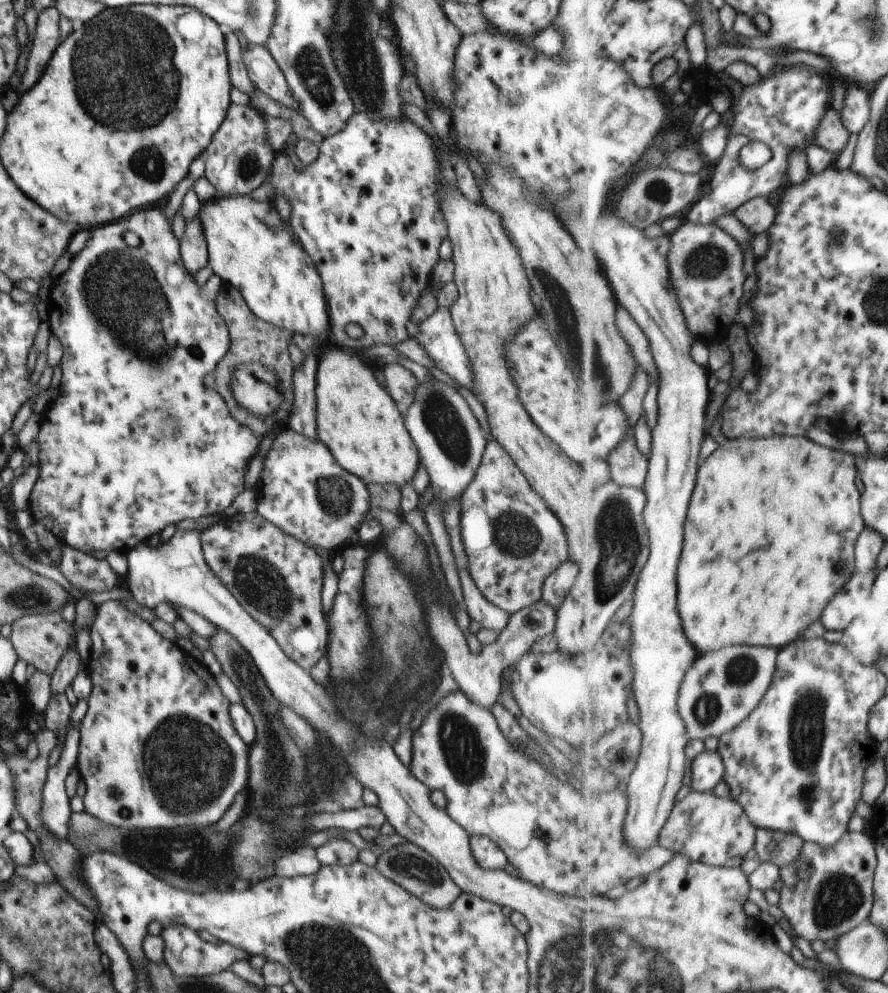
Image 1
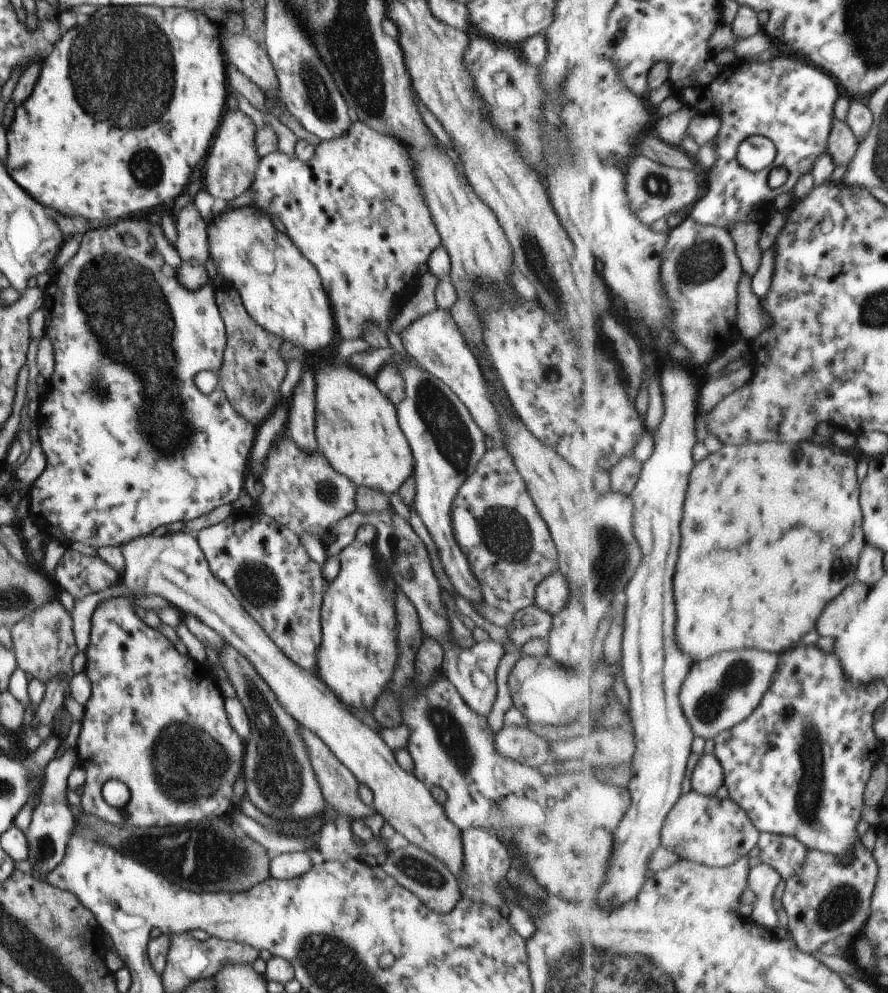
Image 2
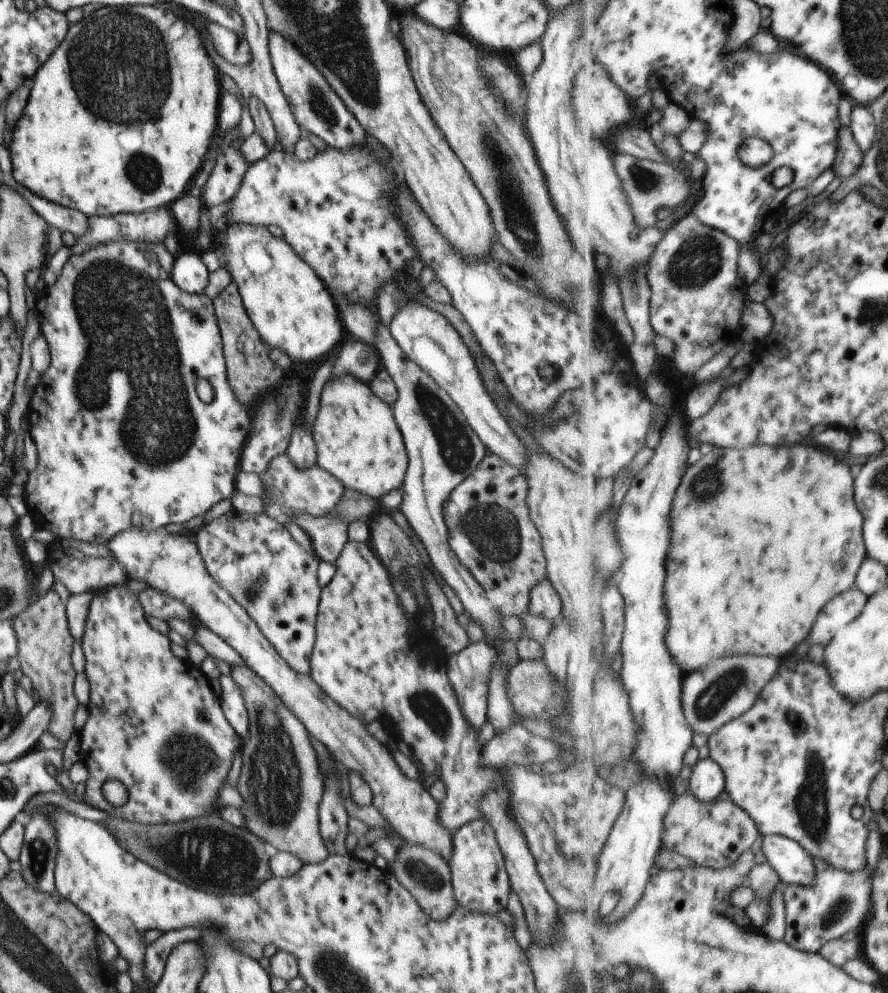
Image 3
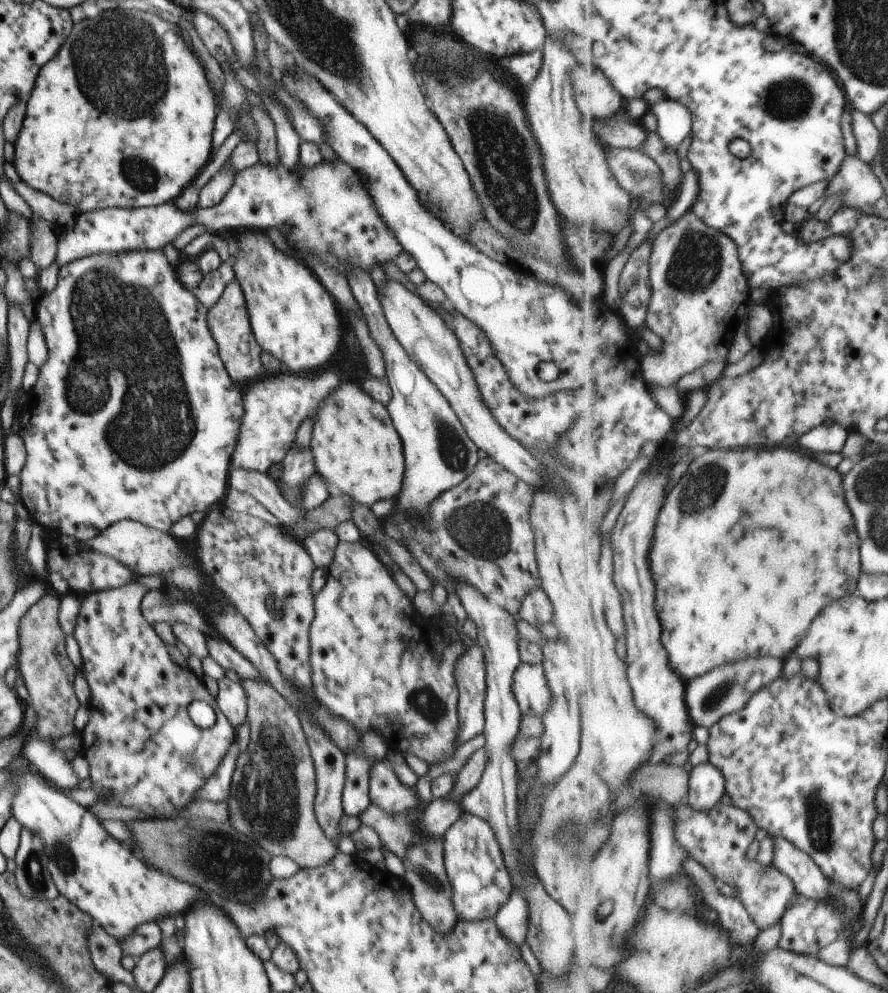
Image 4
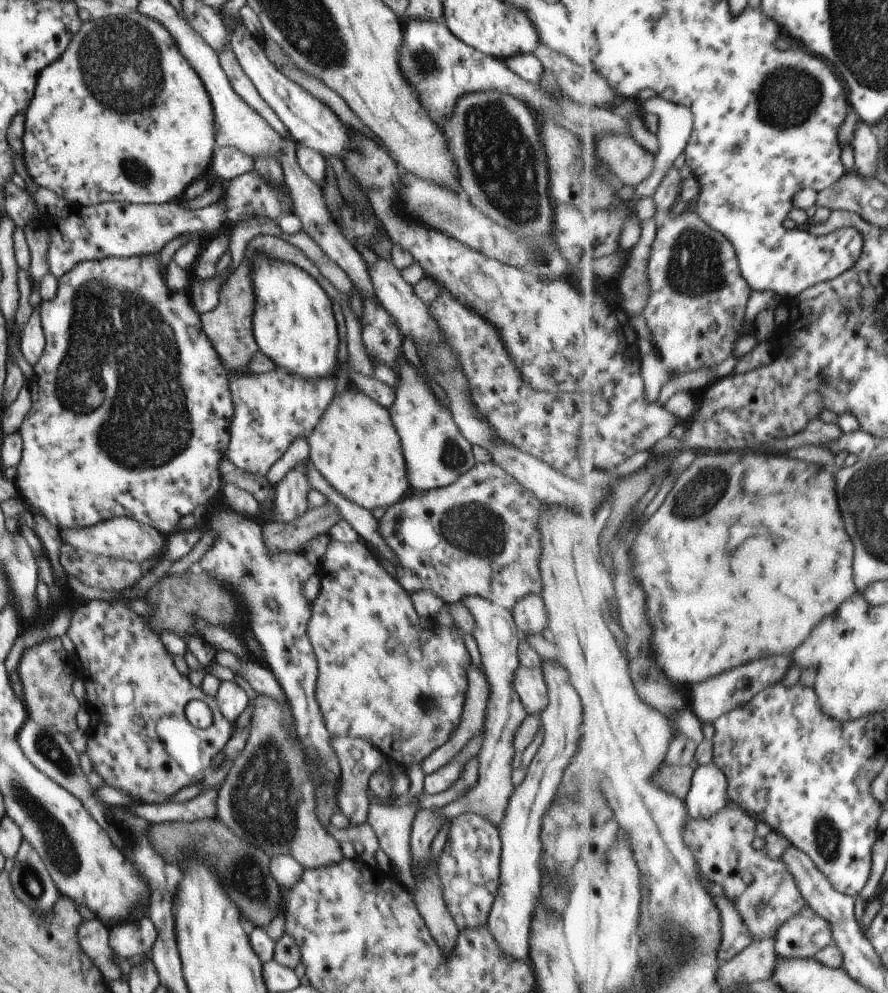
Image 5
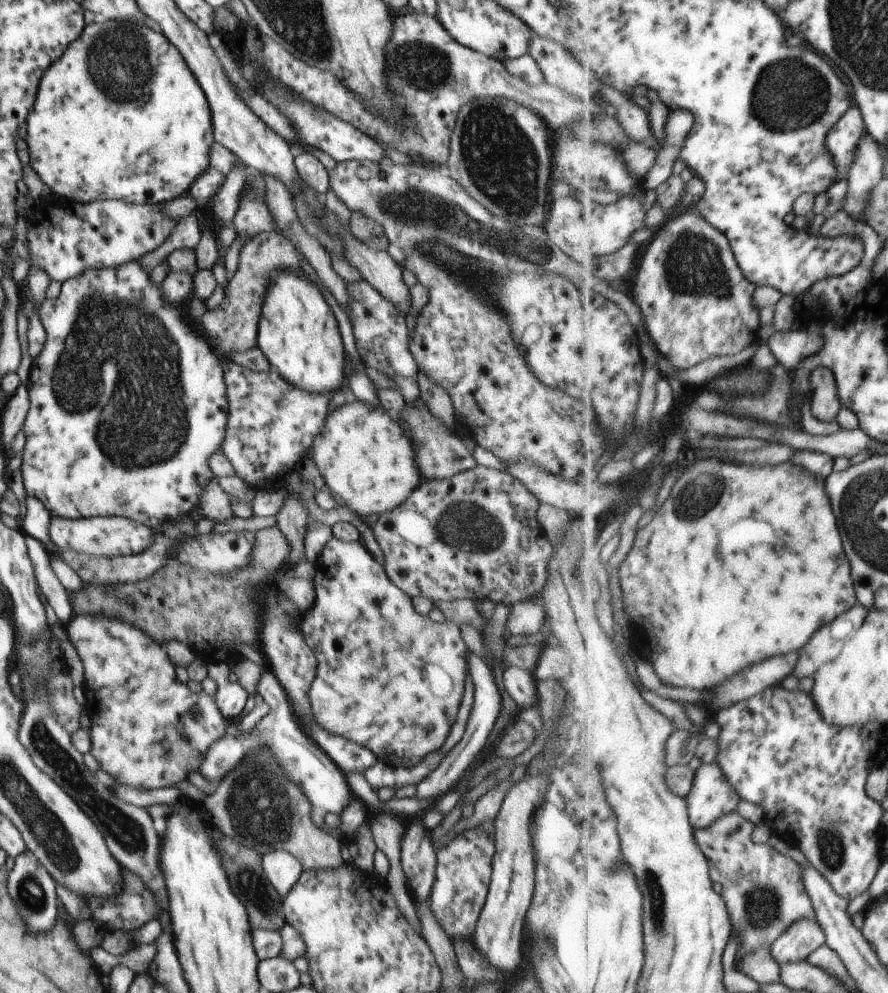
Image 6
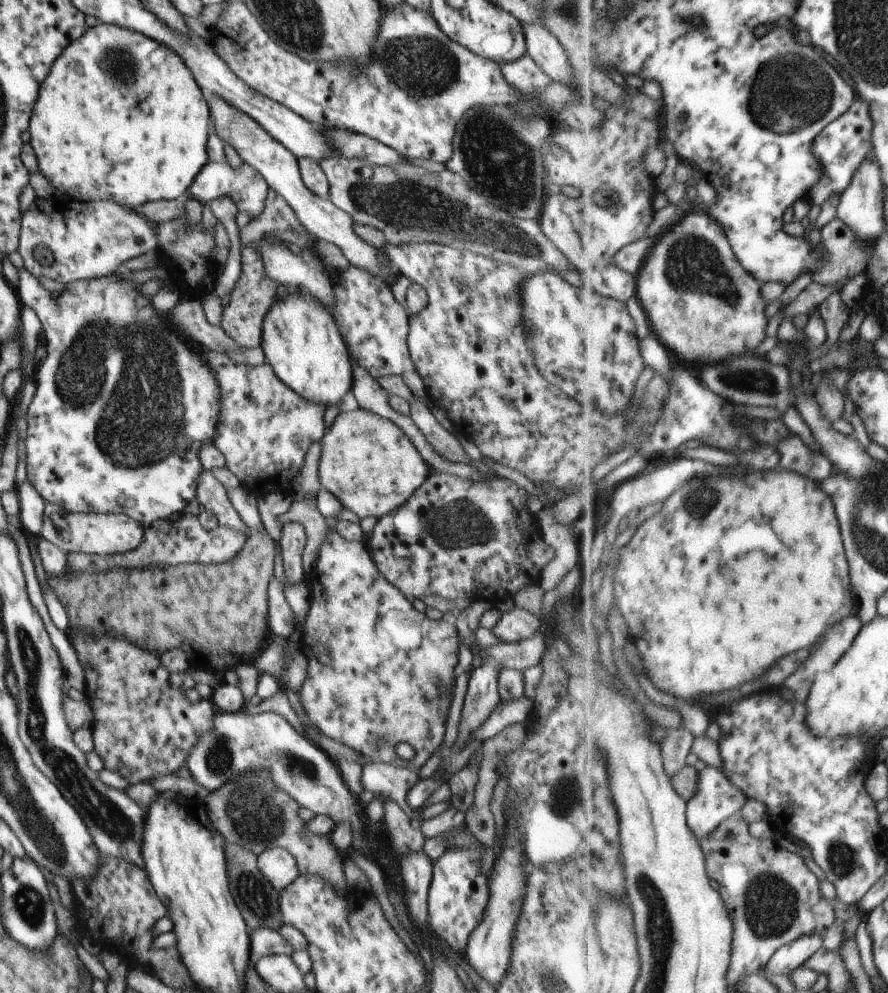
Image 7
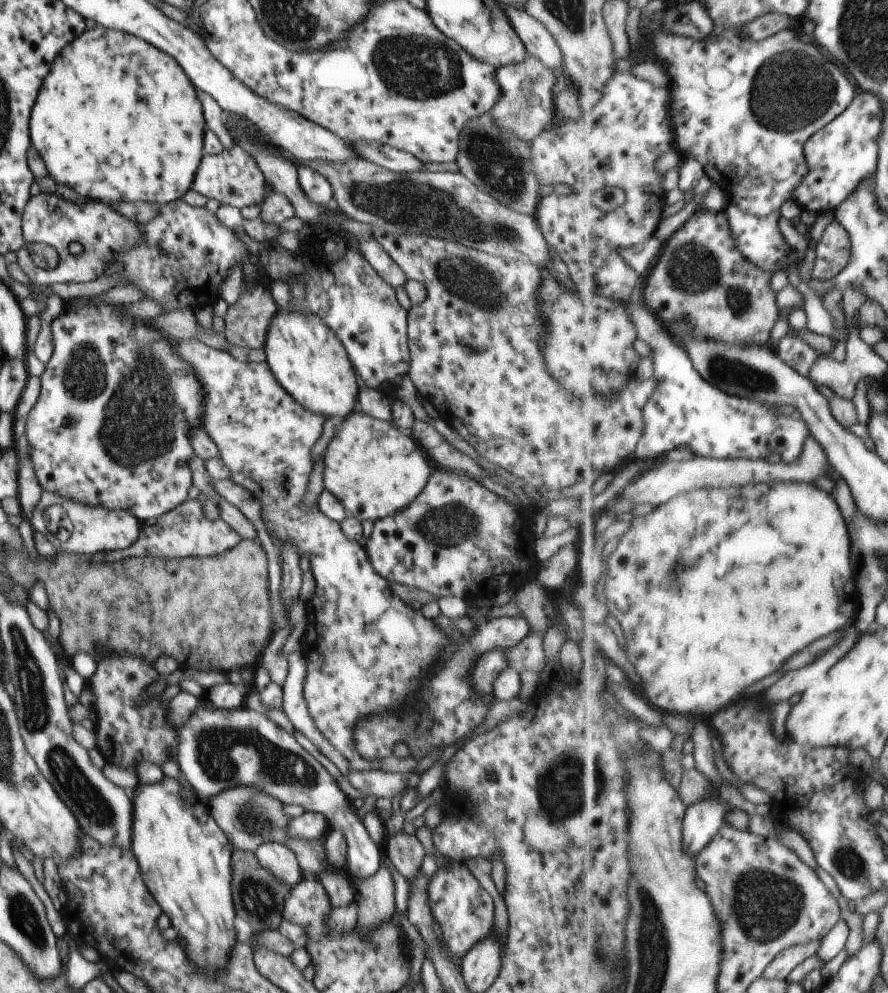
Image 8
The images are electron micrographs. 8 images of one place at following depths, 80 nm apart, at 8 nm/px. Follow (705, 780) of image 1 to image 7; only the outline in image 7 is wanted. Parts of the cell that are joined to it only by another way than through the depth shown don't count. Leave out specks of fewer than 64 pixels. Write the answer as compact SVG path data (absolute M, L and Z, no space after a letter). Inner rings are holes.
M709 765L704 766L700 769L698 789L694 797L688 802L686 810L688 825L701 842L724 820L737 817L739 810L743 808L743 804L747 800L746 794L743 794L743 791L738 786L735 786L721 769Z

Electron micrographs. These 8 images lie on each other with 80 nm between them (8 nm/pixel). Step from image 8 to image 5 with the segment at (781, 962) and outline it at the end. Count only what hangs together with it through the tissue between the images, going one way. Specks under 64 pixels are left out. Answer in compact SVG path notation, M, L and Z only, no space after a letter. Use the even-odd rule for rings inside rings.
M807 904L777 932L776 953L782 959L811 958L833 943L831 923Z

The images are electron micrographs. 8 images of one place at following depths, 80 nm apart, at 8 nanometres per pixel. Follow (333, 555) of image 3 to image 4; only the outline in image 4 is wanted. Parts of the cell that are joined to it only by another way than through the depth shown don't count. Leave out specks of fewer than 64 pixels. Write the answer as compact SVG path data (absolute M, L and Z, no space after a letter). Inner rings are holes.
M229 467L228 486L237 492L251 495L282 523L295 525L304 518L305 512L286 503L266 473ZM320 528L304 534L302 545L307 548L307 554L312 558L316 568L328 568L336 544L339 542L335 531L330 528Z

